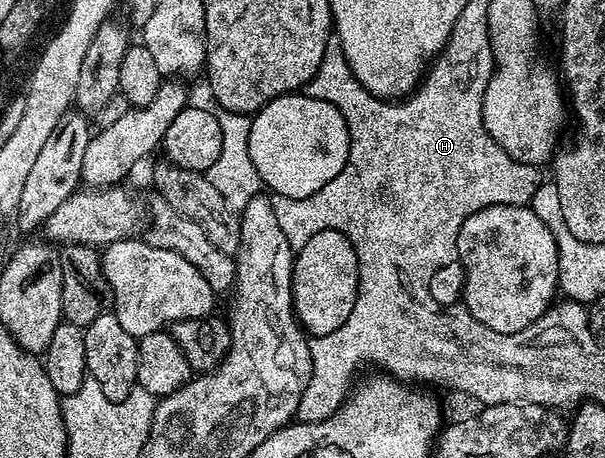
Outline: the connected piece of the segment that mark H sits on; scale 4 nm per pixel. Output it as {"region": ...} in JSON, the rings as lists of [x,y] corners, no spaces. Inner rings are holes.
{"region":[[[458,28],[458,48],[446,60],[454,60],[454,68],[458,68],[458,96],[417,96],[413,91],[397,102],[371,96],[351,75],[337,42],[326,45],[320,70],[309,82],[309,95],[331,103],[343,116],[350,135],[349,163],[332,178],[330,188],[322,196],[313,193],[314,200],[306,197],[302,208],[274,208],[274,214],[283,237],[293,246],[301,246],[320,231],[339,231],[346,236],[358,259],[358,292],[348,315],[350,324],[344,322],[334,333],[309,341],[310,381],[298,403],[297,415],[303,424],[330,419],[351,391],[350,379],[358,364],[379,364],[379,369],[388,370],[394,356],[410,356],[410,352],[434,352],[434,356],[450,356],[454,360],[458,356],[458,328],[454,328],[454,336],[442,336],[446,320],[430,316],[430,312],[439,309],[430,297],[432,274],[440,266],[455,263],[460,226],[468,217],[485,208],[529,205],[538,189],[539,169],[530,166],[524,170],[523,165],[495,145],[482,125],[482,98],[495,70],[487,35],[474,28],[474,36],[470,36],[470,28],[466,32]]]}

